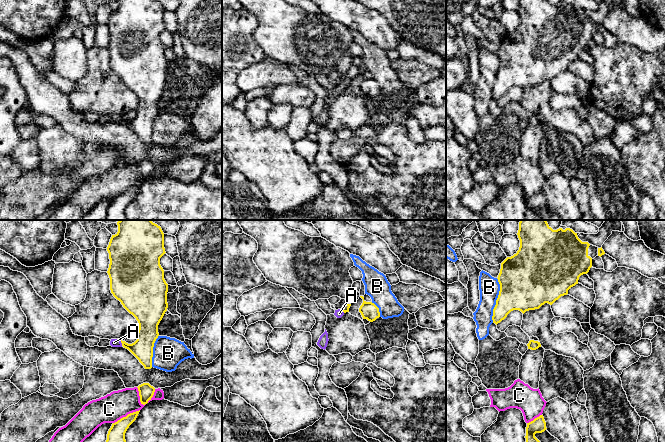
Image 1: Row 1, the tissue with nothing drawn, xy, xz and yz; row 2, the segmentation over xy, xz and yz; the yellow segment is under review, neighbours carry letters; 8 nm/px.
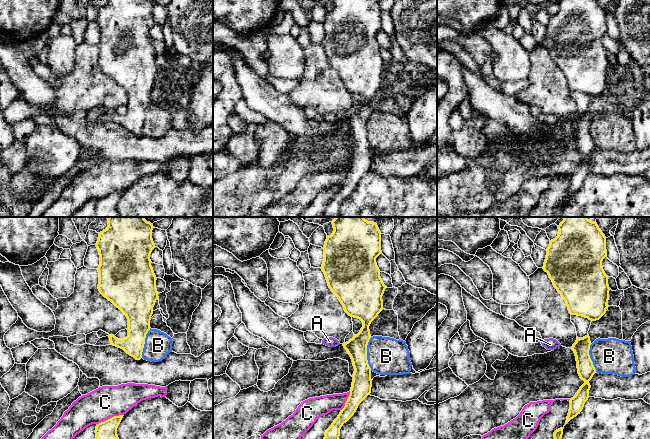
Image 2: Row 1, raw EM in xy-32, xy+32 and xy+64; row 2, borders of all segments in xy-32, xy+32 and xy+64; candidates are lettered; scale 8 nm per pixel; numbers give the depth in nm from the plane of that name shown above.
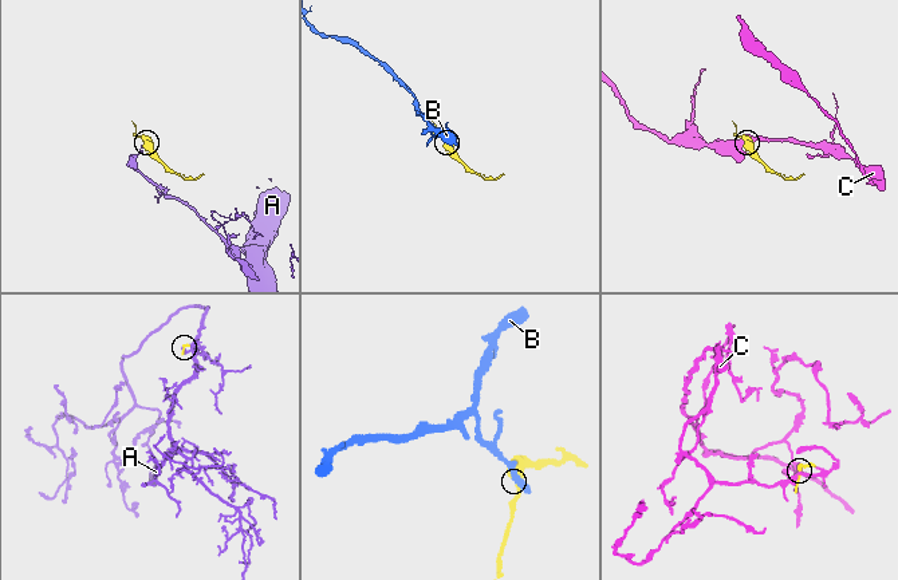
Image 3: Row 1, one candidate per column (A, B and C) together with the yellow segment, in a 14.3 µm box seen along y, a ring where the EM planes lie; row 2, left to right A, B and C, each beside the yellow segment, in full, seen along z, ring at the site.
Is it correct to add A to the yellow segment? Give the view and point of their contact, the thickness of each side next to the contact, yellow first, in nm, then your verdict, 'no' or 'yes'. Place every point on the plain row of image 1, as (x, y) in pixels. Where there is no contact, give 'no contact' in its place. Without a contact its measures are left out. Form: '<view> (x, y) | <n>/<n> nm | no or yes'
xy (121, 118) | 170/60 nm | no

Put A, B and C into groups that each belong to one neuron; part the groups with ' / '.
A / B / C

